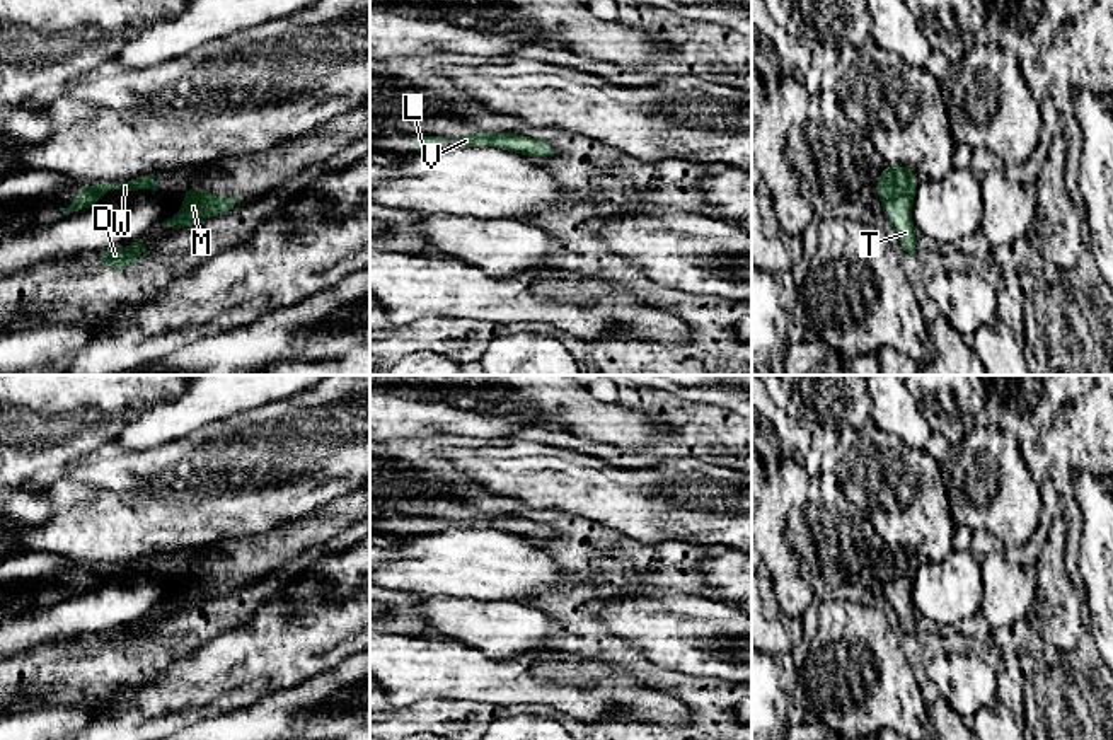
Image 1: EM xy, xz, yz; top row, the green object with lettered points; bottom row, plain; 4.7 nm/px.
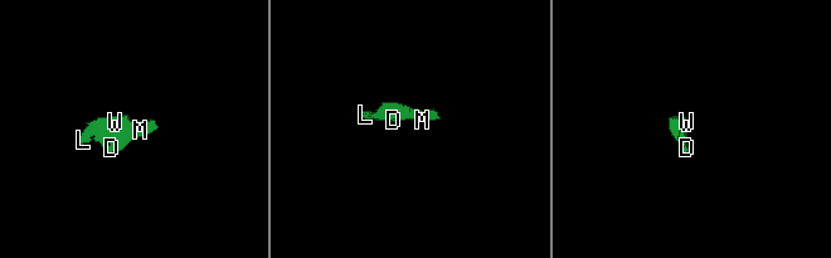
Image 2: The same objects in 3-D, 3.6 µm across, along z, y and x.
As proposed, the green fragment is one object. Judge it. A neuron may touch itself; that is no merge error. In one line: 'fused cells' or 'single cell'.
single cell

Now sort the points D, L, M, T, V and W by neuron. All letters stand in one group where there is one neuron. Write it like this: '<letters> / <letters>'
D L M T V W

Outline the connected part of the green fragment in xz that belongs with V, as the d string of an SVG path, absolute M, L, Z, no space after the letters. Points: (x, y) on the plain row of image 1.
M479 512L474 518L460 518L453 523L464 529L496 529L501 532L523 535L527 539L556 537L552 525L516 515L487 515L484 512Z

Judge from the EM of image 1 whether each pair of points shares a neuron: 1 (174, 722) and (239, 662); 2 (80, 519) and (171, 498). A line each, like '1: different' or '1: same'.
1: same
2: same

